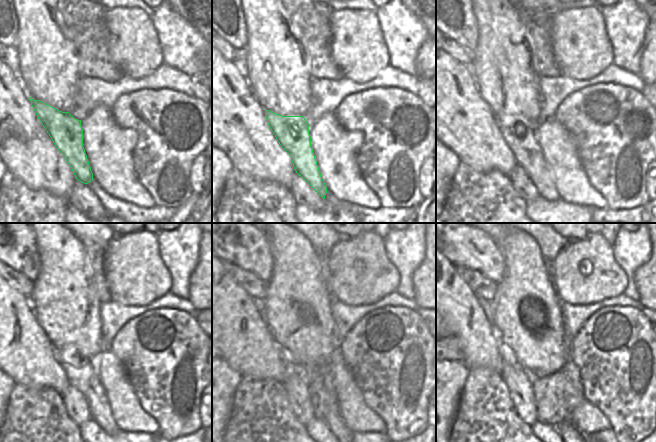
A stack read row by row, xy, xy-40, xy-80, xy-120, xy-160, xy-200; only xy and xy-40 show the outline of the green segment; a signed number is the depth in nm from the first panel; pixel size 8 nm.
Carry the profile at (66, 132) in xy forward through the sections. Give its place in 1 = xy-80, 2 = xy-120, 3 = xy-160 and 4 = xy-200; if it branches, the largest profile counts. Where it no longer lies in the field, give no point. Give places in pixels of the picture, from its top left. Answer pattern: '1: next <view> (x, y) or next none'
1: next xy-80 (521, 140)
2: next xy-120 (80, 374)
3: next xy-160 (333, 419)
4: next xy-200 (565, 426)

